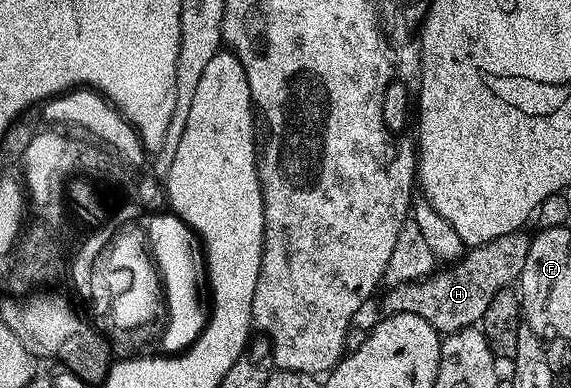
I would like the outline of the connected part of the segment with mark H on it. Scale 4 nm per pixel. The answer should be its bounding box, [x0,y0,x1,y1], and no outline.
[378,230,531,336]

